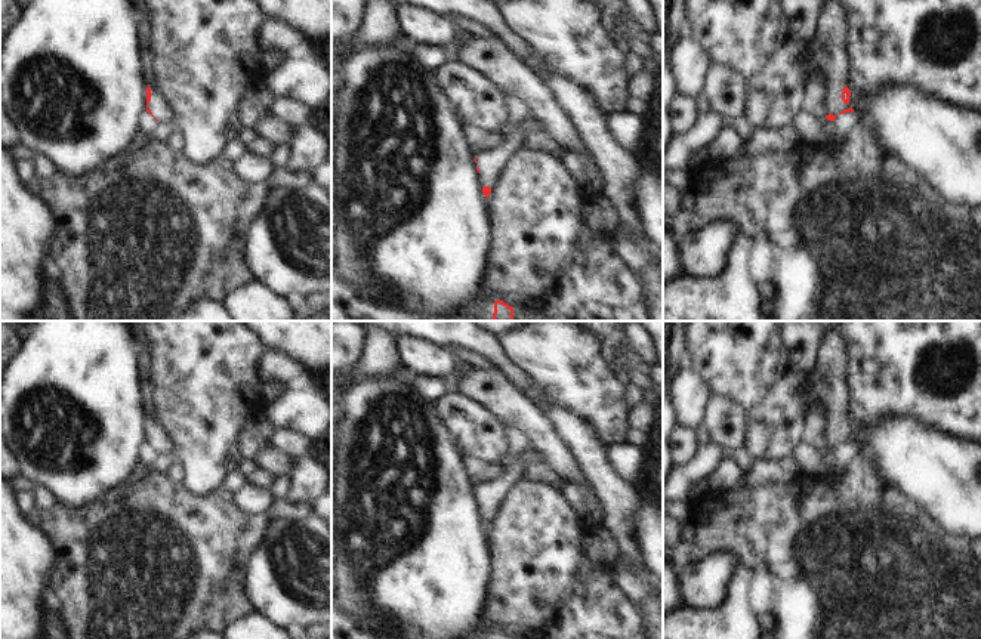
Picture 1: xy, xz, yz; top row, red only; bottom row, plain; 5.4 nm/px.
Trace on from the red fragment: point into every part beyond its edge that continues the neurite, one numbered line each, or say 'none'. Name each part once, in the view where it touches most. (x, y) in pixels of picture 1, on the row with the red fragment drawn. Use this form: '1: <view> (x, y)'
1: xy (159, 105)

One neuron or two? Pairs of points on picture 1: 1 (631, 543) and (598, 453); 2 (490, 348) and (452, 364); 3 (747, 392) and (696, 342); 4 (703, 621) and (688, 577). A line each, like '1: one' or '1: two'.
1: one
2: two
3: one
4: two

